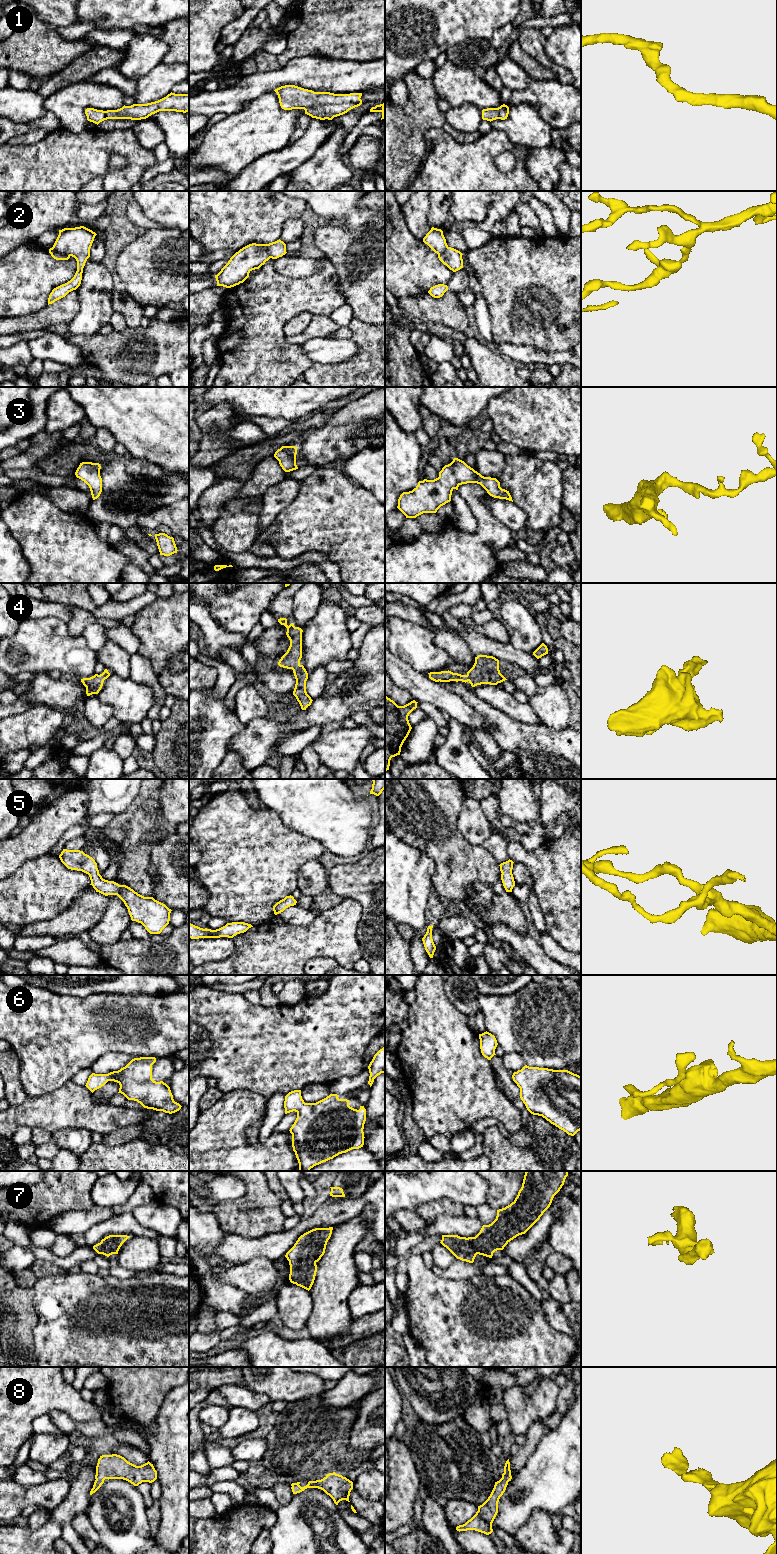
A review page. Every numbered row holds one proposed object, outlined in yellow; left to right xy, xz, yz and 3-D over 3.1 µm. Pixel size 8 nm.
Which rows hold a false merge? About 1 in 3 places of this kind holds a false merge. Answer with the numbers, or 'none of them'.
2

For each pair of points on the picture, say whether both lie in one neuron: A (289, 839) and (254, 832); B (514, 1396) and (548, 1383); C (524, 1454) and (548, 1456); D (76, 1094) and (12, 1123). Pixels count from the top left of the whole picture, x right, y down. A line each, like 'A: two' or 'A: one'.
A: one
B: one
C: two
D: one

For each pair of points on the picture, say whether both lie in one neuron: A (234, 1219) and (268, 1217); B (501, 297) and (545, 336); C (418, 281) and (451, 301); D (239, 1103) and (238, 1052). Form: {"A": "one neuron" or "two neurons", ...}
{"A": "one neuron", "B": "one neuron", "C": "two neurons", "D": "two neurons"}

